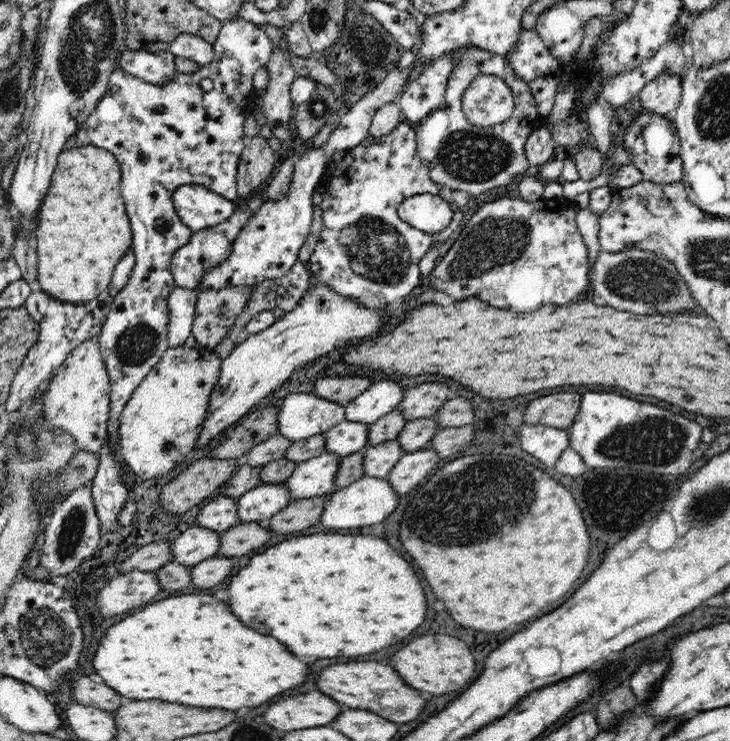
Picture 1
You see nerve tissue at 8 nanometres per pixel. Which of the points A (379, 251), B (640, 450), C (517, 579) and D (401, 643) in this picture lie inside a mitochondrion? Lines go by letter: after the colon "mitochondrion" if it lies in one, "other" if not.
A: mitochondrion
B: mitochondrion
C: other
D: other

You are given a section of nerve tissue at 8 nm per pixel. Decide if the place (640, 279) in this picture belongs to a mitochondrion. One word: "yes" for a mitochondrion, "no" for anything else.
yes

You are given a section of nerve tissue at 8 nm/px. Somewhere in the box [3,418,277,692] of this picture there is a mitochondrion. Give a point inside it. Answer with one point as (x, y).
(45, 637)

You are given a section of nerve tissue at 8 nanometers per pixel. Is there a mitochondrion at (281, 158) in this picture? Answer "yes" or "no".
no

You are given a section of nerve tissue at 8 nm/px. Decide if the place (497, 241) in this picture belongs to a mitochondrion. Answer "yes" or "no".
yes

